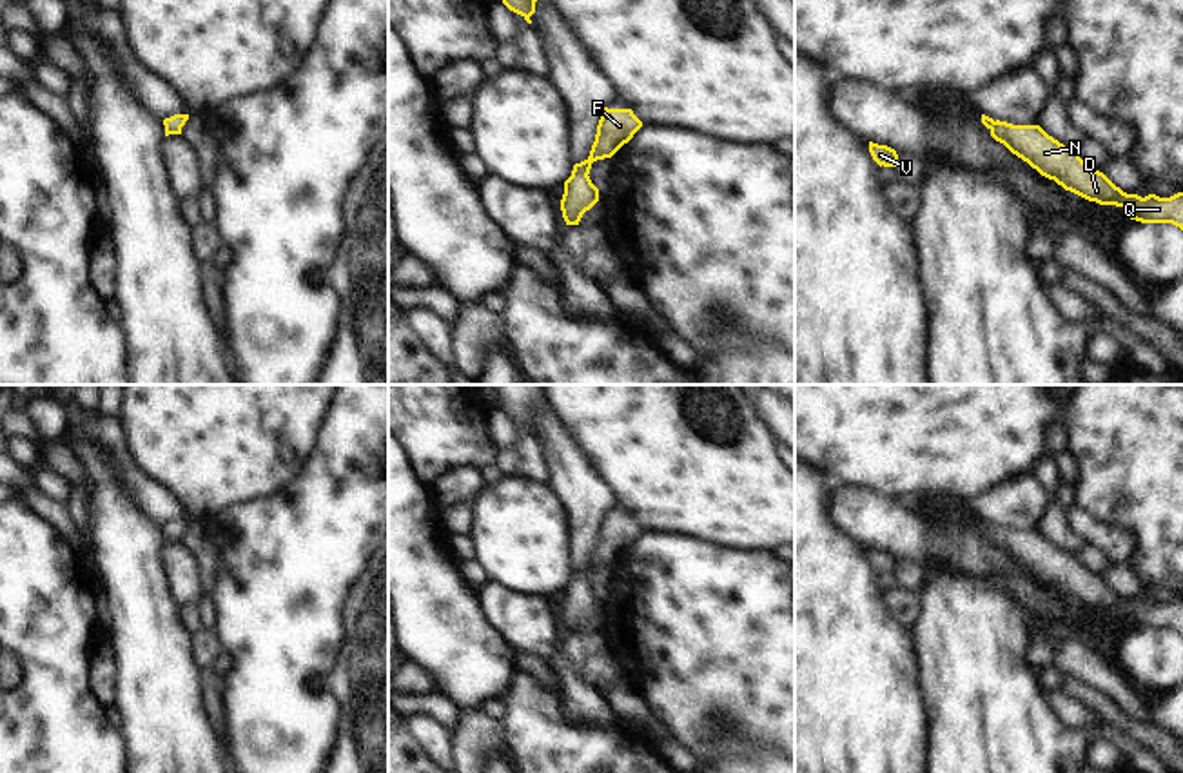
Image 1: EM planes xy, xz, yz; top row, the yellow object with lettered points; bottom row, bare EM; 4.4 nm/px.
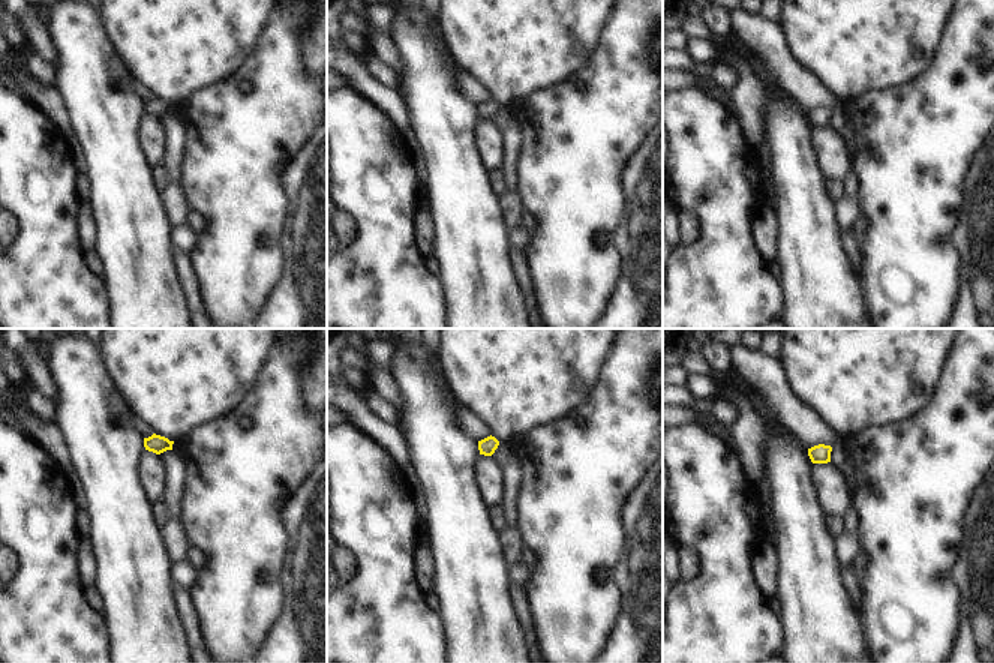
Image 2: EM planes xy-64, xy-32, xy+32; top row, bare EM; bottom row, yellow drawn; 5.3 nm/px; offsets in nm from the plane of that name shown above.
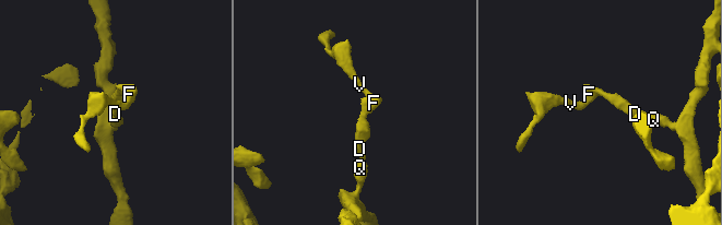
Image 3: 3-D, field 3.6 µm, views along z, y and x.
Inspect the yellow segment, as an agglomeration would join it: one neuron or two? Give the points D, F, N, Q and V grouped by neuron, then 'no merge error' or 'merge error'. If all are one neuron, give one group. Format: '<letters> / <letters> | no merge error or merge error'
D F N Q V | no merge error

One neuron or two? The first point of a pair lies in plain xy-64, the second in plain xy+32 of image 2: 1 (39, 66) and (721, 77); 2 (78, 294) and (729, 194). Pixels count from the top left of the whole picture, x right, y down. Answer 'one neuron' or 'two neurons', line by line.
1: one neuron
2: one neuron

